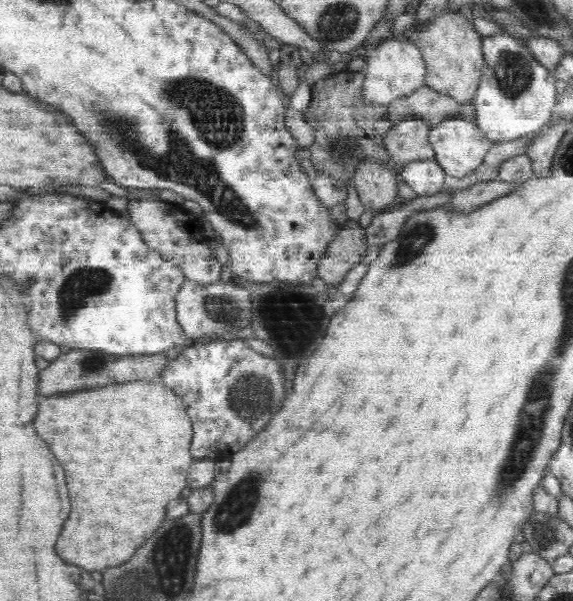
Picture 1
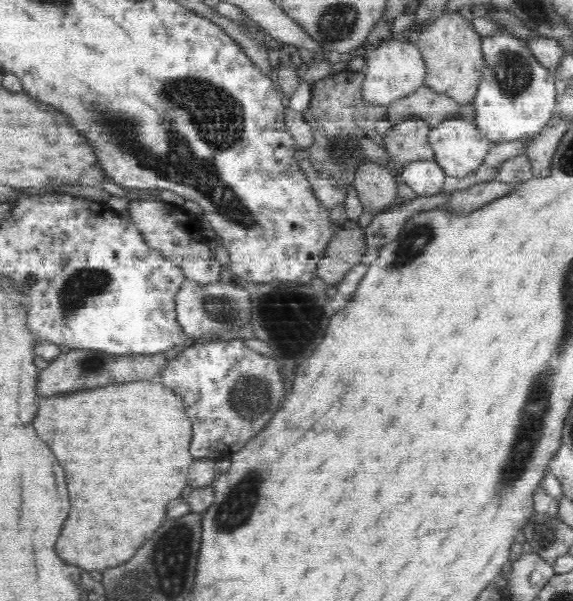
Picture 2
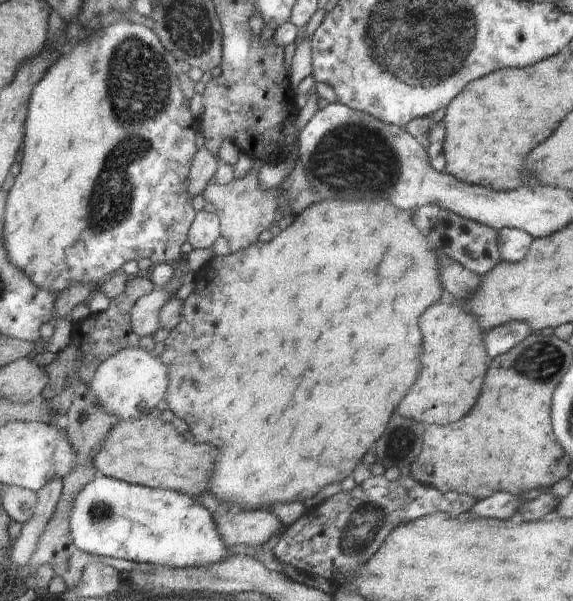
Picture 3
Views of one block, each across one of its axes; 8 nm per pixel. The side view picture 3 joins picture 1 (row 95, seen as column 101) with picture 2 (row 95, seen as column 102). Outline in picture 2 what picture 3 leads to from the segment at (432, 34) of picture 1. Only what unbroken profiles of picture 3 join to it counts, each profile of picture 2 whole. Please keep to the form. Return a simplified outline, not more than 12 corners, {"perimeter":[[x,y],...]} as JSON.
{"perimeter":[[460,14],[417,36],[424,85],[473,104],[482,36]]}

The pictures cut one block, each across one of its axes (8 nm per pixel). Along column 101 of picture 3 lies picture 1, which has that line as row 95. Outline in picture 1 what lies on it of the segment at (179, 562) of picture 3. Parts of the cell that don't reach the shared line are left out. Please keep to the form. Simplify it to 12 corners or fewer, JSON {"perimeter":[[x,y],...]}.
{"perimeter":[[507,29],[482,38],[476,124],[499,143],[541,132],[553,73]]}

